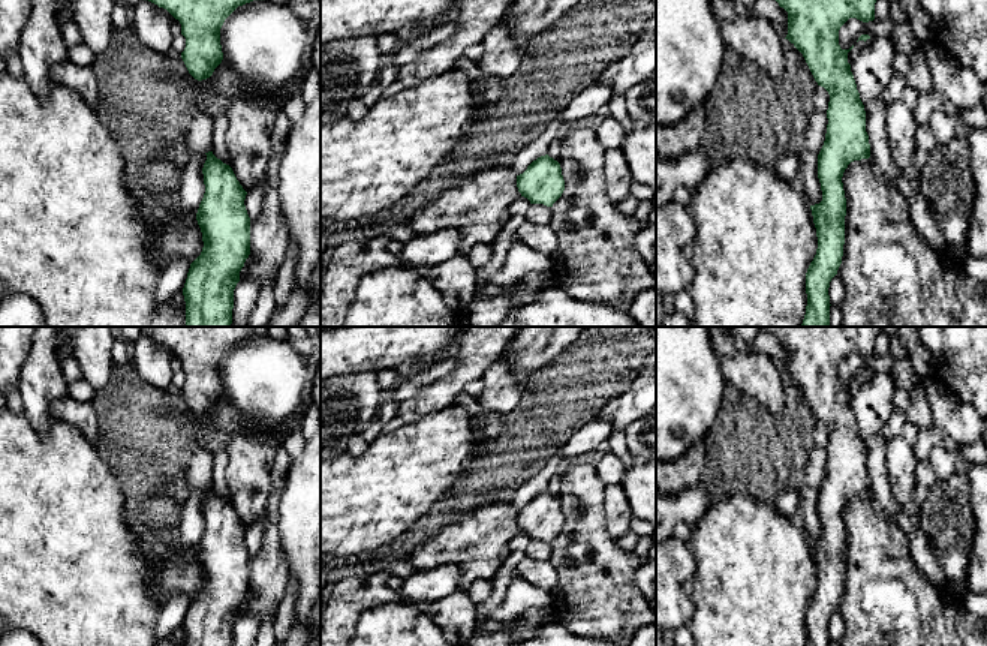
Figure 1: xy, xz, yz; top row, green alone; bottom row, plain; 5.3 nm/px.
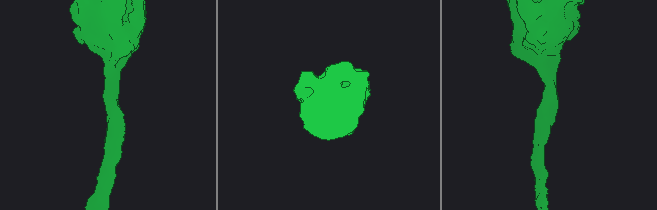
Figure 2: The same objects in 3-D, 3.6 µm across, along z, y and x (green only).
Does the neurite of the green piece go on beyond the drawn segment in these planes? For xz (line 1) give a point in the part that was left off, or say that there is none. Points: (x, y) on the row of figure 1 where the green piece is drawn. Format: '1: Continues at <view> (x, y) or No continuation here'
1: No continuation here

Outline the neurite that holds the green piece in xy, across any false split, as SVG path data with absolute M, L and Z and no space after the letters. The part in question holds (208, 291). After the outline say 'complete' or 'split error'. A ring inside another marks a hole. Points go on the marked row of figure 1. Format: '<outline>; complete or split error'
M213 151L205 154L205 193L196 213L204 247L183 288L186 327L231 327L234 289L250 255L247 192L229 165Z; complete

